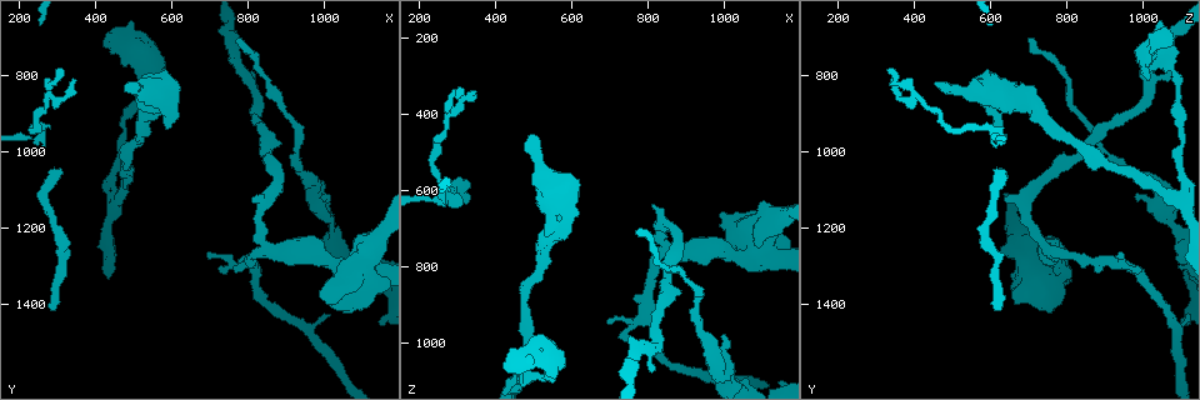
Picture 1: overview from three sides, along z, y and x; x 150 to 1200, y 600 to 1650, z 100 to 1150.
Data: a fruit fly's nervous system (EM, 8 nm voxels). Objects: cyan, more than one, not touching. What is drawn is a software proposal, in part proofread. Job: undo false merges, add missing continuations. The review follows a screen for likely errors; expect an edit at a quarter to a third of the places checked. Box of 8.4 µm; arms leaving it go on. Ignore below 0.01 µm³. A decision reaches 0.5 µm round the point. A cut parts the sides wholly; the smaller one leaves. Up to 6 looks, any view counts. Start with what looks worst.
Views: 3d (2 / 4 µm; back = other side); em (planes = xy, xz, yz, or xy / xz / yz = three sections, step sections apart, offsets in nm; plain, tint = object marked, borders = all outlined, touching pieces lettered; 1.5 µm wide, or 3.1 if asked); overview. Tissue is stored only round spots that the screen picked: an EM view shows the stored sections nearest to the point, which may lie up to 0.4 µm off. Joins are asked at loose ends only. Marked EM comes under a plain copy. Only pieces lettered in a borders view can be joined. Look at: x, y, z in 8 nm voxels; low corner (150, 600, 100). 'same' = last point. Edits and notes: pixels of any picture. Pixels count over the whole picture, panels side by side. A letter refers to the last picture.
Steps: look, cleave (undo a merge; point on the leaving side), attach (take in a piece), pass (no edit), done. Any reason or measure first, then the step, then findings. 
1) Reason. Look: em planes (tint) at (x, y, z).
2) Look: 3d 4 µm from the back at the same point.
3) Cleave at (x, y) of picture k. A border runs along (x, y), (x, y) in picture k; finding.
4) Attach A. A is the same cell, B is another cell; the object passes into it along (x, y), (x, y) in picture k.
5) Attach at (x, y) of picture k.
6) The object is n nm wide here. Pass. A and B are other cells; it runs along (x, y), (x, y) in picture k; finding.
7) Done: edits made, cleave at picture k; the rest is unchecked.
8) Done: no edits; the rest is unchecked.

An open end. Look: em planes (tint) at (775, 700, 710).

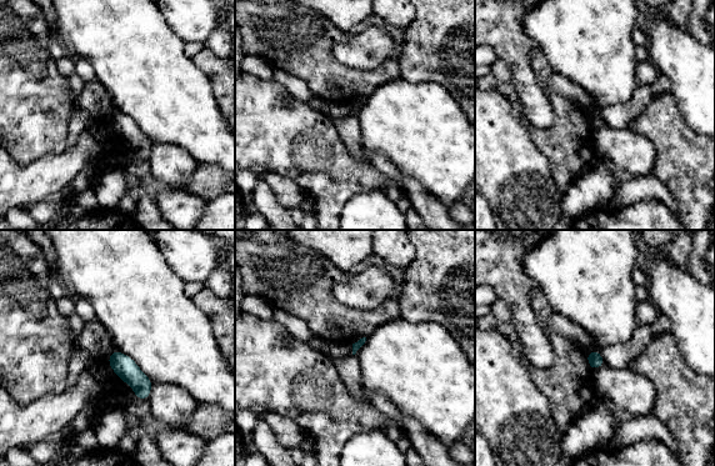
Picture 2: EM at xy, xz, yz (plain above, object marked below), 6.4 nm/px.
Look: em planes (borders) at the same point.

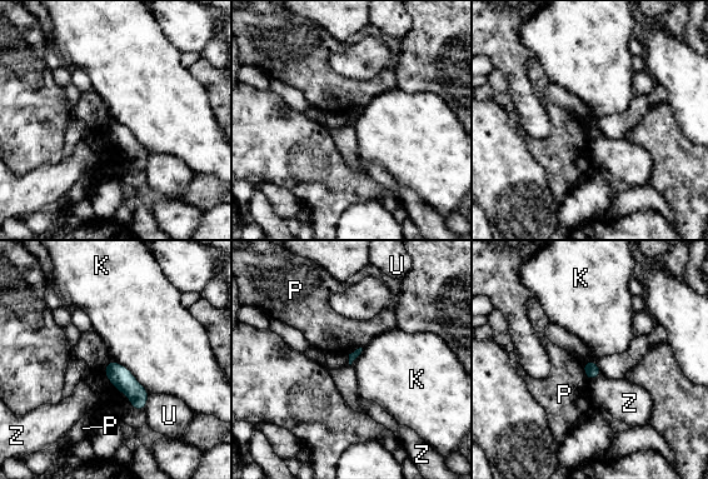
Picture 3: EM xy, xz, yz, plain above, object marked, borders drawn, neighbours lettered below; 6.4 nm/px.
Pass. K, P, U and Z are other cells; a border runs along (110, 359), (123, 364), (149, 392) in picture 3; none of them fits.

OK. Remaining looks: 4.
Free end. Look: 3d 2 µm at (450, 745, 1015).

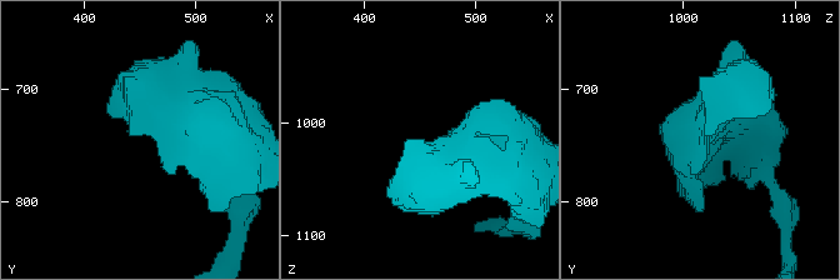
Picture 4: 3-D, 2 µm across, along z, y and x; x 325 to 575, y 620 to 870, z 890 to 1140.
Shape alone is not enough. Look: em planes (tint) at (452, 742, 1020).

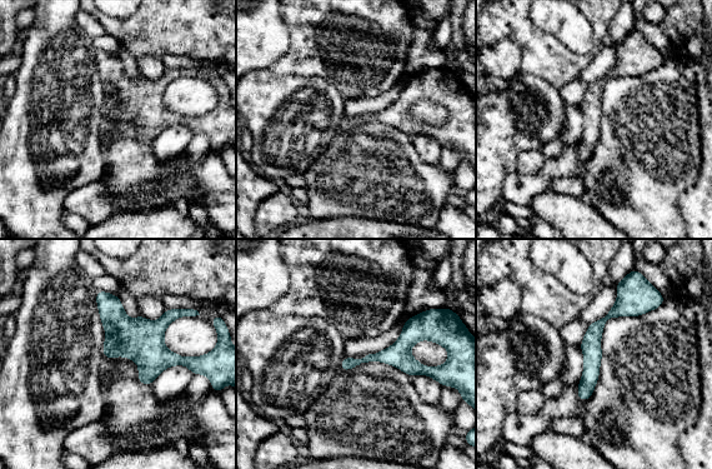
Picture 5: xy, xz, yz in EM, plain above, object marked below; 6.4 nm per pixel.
See the neighbours. Look: em planes (borders) at the same point.

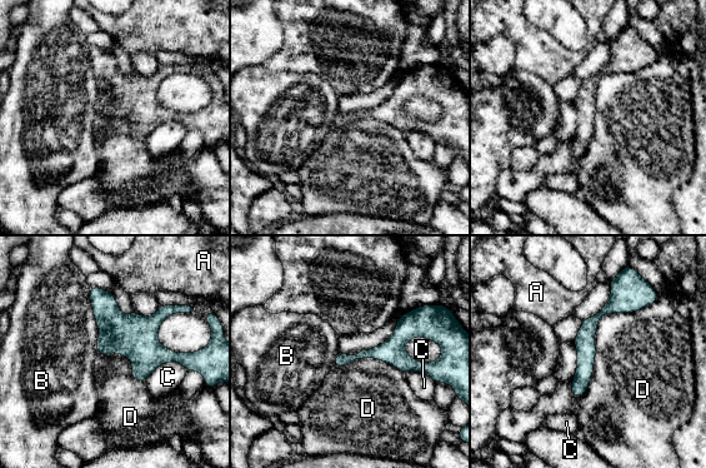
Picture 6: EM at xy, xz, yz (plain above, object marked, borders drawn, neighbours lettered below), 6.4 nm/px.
Pass. A, B, C and D are other cells; none of them fits.

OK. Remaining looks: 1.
Done: no edits; the rest is unchecked.

